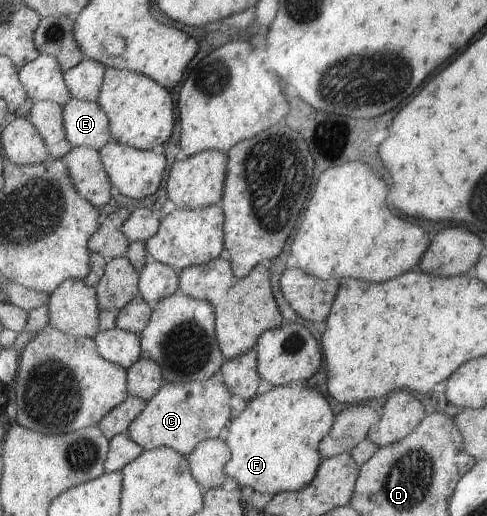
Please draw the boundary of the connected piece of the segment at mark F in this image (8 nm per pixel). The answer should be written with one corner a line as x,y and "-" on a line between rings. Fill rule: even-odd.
286,385
272,386
264,394
255,395
246,402
244,410
225,424
227,433
224,443
229,447
230,460
222,471
236,480
239,487
249,487
258,493
274,495
283,491
305,488
315,476
319,462
318,444
333,424
329,402
314,388
291,388

